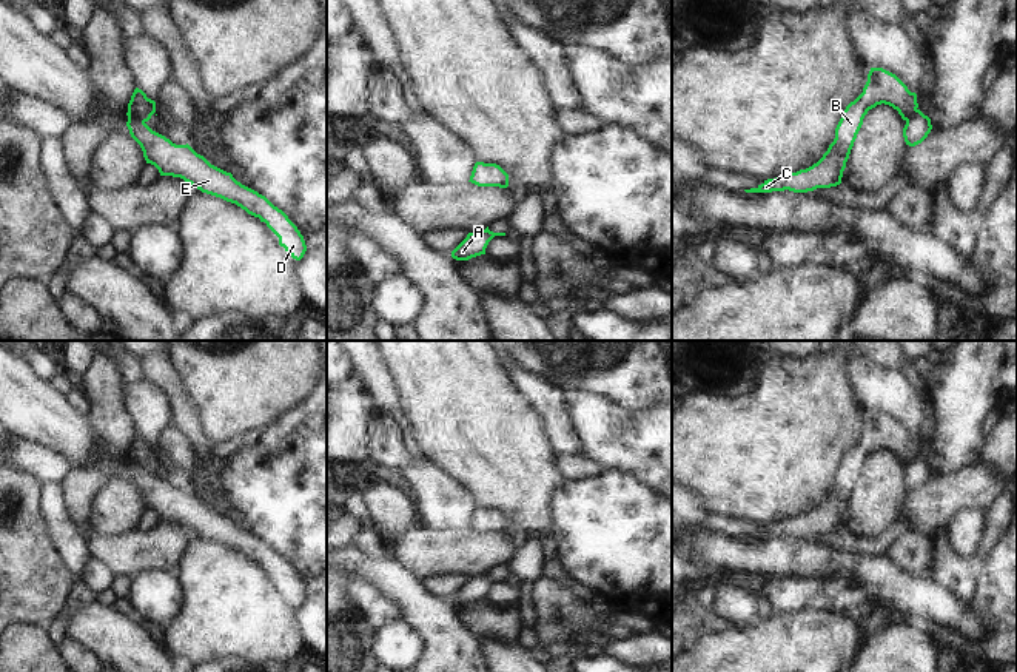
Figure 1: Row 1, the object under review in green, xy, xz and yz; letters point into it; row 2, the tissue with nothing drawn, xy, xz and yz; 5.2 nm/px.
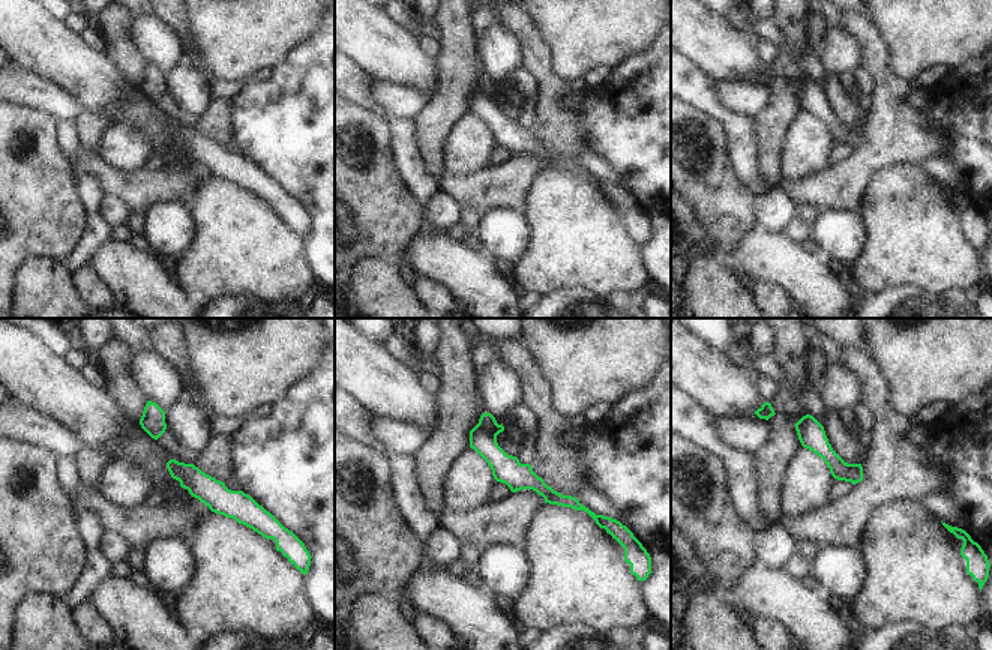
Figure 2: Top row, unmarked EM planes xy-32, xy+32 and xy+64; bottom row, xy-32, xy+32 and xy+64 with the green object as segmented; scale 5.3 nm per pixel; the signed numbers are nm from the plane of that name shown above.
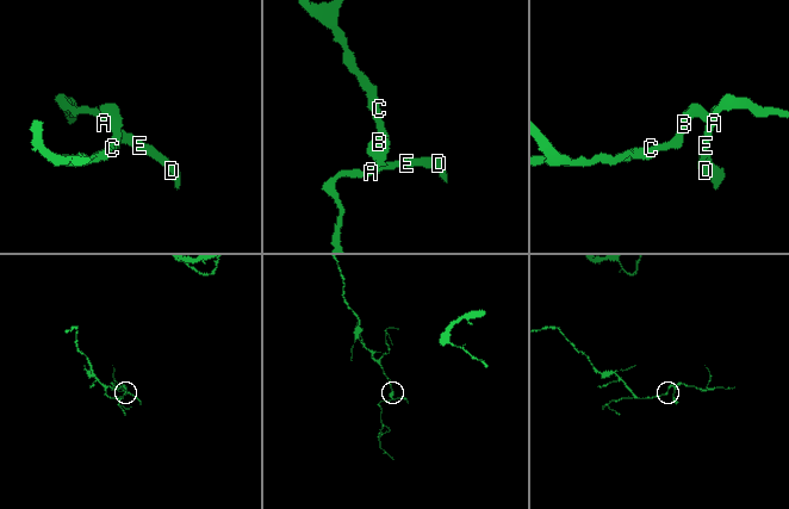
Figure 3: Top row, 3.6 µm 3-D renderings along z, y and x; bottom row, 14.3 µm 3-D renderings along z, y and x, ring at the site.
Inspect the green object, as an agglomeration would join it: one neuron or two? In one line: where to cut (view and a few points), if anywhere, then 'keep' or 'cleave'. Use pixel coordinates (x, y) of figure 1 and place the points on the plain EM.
cut xy (127, 458), (144, 467); cleave

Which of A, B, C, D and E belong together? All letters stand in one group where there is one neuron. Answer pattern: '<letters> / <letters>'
A D E / B C

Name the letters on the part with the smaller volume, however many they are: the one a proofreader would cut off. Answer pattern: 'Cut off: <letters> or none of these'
Cut off: A, D, E

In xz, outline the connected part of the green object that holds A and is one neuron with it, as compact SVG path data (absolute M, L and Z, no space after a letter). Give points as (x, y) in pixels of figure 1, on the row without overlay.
M484 575L468 578L467 583L451 596L456 606L468 606L472 603L485 600L485 593L493 583Z

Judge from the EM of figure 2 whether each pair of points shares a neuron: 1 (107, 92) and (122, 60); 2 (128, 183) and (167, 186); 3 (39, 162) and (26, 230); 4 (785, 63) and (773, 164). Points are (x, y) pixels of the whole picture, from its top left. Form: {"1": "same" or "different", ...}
{"1": "different", "2": "same", "3": "same", "4": "same"}

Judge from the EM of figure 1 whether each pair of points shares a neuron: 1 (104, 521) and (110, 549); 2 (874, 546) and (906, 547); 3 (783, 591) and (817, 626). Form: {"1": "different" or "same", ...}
{"1": "different", "2": "different", "3": "different"}

